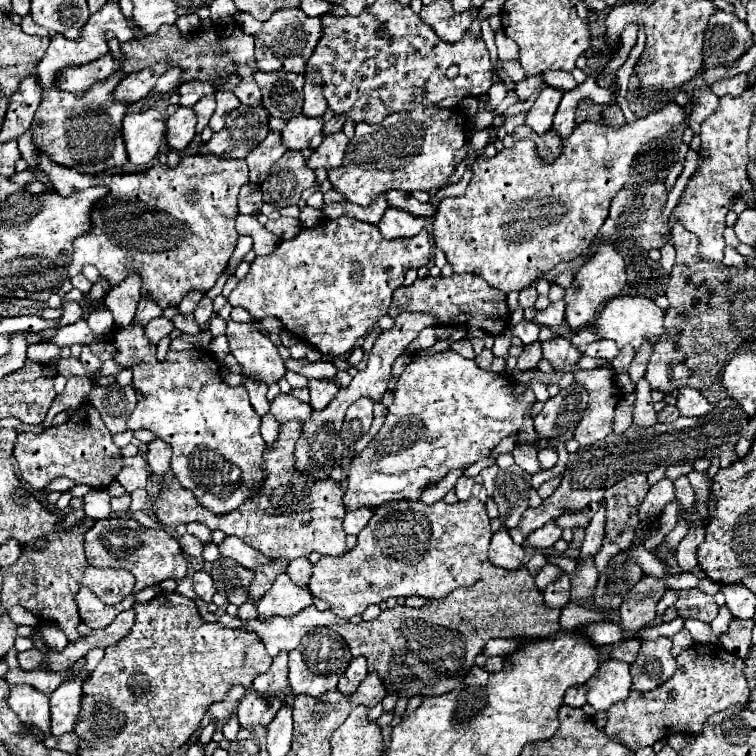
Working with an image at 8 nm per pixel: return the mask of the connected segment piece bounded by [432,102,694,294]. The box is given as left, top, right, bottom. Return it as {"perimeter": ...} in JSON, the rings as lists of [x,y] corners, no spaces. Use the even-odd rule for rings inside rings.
{"perimeter":[[[672,102],[662,110],[618,130],[606,128],[596,122],[580,122],[564,140],[562,154],[556,158],[556,162],[550,164],[544,164],[536,156],[536,145],[530,139],[520,140],[513,147],[504,148],[494,158],[478,160],[474,164],[474,174],[464,196],[444,198],[436,210],[432,222],[432,238],[436,242],[436,248],[446,254],[446,260],[452,264],[456,274],[470,272],[484,278],[492,288],[498,288],[506,294],[510,290],[520,292],[540,272],[554,268],[558,262],[580,256],[592,244],[596,232],[608,216],[610,200],[628,180],[630,164],[640,146],[678,128],[686,120],[692,106],[694,102],[688,102],[688,106]]]}

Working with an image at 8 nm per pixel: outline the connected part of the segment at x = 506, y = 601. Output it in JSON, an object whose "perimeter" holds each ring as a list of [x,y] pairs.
{"perimeter":[[[484,562],[482,578],[468,588],[460,588],[452,592],[446,600],[428,600],[422,608],[410,606],[396,606],[384,610],[372,622],[352,624],[346,622],[342,626],[332,626],[340,636],[346,640],[354,658],[364,656],[368,662],[368,672],[376,672],[382,680],[388,694],[396,692],[400,698],[410,700],[412,696],[440,696],[452,690],[466,688],[466,676],[474,668],[474,660],[490,638],[550,638],[554,636],[558,626],[560,610],[544,606],[542,592],[536,590],[532,574],[522,566],[518,570],[504,570],[496,568],[490,562]]]}

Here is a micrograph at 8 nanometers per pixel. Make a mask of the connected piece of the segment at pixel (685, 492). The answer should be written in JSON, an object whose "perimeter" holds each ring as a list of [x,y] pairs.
{"perimeter":[[[680,476],[674,480],[676,486],[676,500],[680,502],[680,510],[690,510],[694,506],[694,492],[686,476]]]}

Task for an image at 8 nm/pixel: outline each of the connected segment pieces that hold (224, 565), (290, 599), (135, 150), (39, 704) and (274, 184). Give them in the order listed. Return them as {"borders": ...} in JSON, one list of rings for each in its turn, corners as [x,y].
{"borders":[[[[218,558],[210,564],[210,576],[216,584],[218,592],[224,592],[228,602],[240,606],[242,600],[248,596],[248,584],[252,580],[252,570],[236,564],[228,558]]],[[[284,572],[276,578],[276,584],[272,590],[266,592],[264,600],[256,606],[260,612],[260,620],[270,616],[294,616],[302,608],[312,604],[312,594],[308,586],[298,586],[290,580],[290,576]]],[[[158,110],[124,114],[122,138],[128,162],[134,166],[146,166],[156,156],[164,132],[166,132],[166,122]]],[[[18,684],[10,686],[10,696],[8,696],[8,706],[18,714],[18,718],[30,726],[36,728],[48,738],[50,732],[50,700],[36,688],[28,684]]],[[[298,150],[286,152],[272,168],[264,184],[260,184],[262,200],[274,208],[298,204],[302,190],[314,184],[316,176],[306,166],[304,156]]]]}

